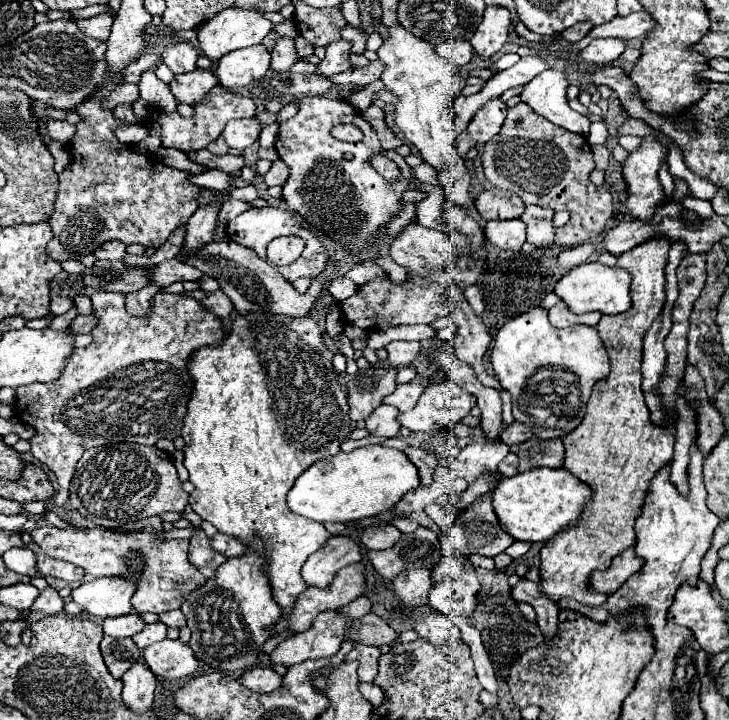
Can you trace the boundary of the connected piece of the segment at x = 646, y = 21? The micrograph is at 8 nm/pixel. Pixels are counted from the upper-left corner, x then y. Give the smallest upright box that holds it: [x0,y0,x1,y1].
[572,10,654,50]

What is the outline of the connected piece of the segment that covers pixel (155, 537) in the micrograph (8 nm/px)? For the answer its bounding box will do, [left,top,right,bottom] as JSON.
[30,526,206,614]

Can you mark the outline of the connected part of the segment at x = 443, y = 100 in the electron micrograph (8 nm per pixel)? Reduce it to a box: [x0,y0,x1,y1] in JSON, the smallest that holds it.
[378,22,474,172]

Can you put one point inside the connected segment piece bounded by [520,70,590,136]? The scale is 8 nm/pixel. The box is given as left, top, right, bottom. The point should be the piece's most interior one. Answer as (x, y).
(546, 94)

